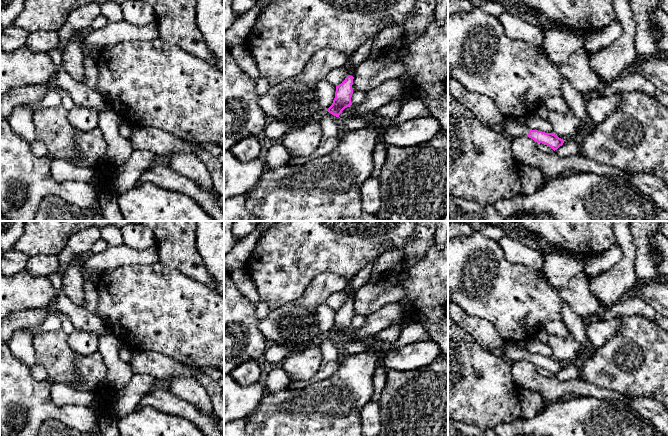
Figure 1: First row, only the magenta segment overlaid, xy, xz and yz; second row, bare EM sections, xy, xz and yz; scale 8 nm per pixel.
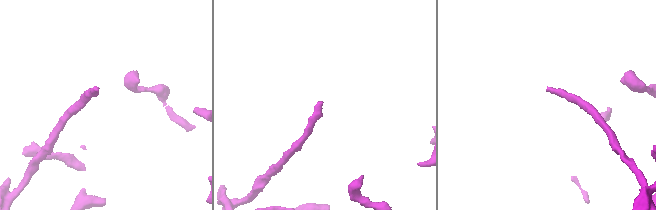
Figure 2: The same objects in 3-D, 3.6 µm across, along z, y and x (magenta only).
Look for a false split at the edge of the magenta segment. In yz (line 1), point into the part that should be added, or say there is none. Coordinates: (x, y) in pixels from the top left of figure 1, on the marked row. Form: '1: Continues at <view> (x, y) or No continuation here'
1: Continues at yz (512, 127)

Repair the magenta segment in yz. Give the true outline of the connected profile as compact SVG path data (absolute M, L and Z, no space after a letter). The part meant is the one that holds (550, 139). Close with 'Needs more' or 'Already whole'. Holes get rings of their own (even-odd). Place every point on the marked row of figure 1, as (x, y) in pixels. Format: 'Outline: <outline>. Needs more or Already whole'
Outline: M505 119L503 128L509 135L514 137L528 136L537 143L542 143L551 147L554 151L564 143L564 140L559 138L554 133L545 133L538 130L532 130L527 125L519 124L516 120L513 119Z. Needs more

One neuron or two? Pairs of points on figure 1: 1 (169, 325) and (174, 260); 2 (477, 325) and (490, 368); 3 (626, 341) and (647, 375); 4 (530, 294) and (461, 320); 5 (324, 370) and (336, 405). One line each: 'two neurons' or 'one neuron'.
1: two neurons
2: two neurons
3: one neuron
4: two neurons
5: two neurons

